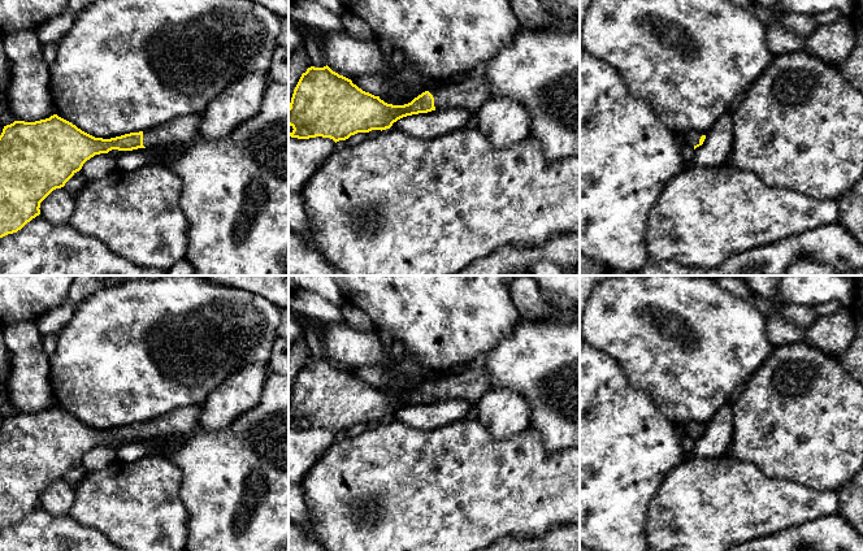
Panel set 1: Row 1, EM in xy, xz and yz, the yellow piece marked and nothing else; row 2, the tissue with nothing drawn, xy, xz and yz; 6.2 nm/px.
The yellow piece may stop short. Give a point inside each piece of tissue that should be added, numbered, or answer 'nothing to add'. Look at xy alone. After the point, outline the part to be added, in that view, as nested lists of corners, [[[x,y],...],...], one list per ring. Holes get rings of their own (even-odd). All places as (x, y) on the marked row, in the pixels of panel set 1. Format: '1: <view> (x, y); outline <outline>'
1: xy (182, 131); outline [[[201,114],[174,118],[159,127],[143,131],[143,146],[148,149],[166,146],[182,147],[196,140]]]

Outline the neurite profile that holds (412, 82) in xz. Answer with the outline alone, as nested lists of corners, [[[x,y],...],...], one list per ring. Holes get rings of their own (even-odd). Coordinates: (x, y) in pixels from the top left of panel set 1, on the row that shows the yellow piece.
[[[386,47],[383,66],[378,74],[383,78],[395,78],[398,81],[398,84],[389,94],[380,96],[381,100],[393,105],[408,104],[422,92],[442,84],[426,77],[417,64]]]

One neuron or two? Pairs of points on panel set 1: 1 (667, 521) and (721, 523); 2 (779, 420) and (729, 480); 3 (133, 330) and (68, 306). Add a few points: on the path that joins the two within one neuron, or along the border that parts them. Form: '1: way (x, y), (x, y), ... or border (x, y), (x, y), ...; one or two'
1: way (680, 521), (708, 521); one
2: border (733, 455), (741, 460), (754, 463), (770, 478); two
3: border (99, 289), (77, 307), (73, 317), (59, 333); two

